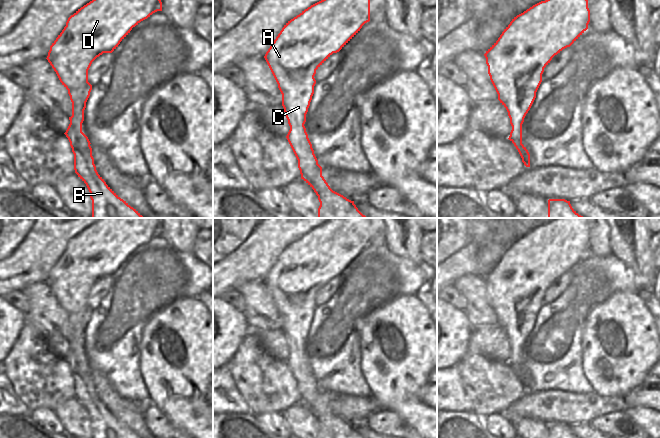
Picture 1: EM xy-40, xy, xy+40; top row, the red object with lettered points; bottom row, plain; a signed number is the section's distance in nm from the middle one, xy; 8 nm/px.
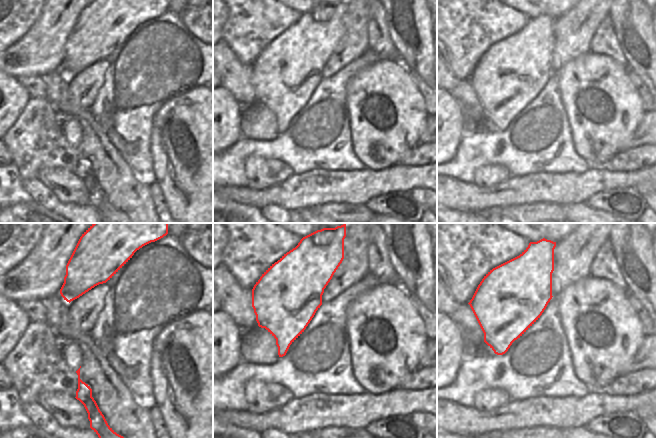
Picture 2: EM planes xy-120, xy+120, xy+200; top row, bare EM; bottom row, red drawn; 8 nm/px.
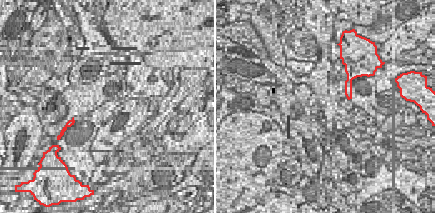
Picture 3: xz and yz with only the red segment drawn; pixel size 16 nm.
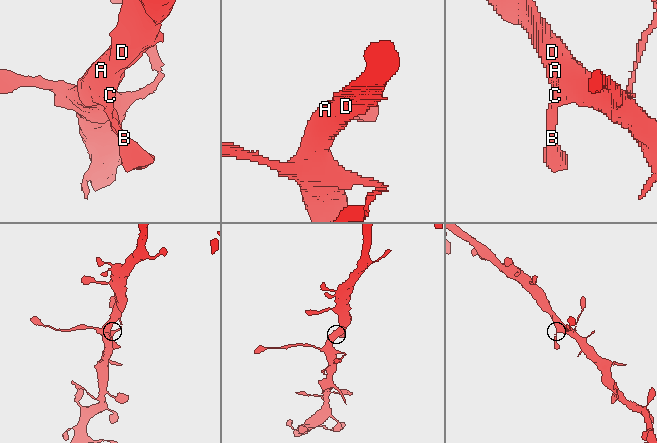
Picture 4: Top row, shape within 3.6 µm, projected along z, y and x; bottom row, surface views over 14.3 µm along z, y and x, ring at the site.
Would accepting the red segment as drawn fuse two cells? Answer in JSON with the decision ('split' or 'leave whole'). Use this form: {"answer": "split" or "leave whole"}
{"answer": "leave whole"}

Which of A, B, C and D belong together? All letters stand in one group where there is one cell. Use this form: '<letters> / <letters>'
A B C D

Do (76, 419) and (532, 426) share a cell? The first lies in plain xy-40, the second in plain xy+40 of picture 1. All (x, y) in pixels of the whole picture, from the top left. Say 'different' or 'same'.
same

